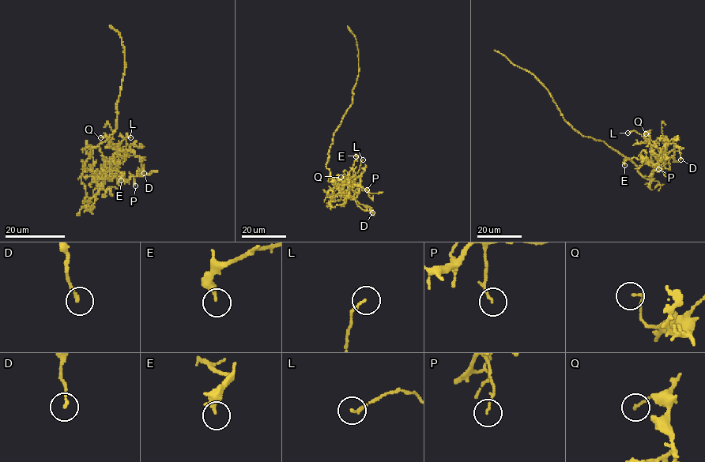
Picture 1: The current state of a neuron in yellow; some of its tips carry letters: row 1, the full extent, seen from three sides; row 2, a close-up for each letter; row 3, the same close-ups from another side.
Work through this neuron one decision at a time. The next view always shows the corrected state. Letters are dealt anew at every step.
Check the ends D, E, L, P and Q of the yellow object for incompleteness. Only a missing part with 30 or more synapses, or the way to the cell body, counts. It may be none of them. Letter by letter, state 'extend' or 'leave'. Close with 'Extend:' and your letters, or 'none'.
D: leave
E: leave
L: leave
P: leave
Q: leave
Extend: none

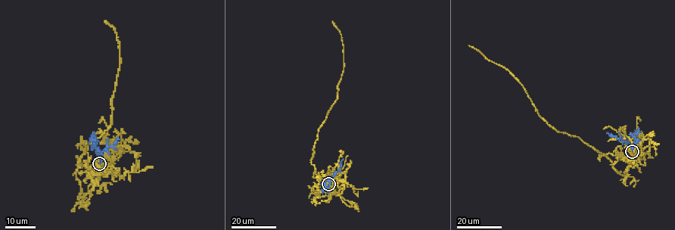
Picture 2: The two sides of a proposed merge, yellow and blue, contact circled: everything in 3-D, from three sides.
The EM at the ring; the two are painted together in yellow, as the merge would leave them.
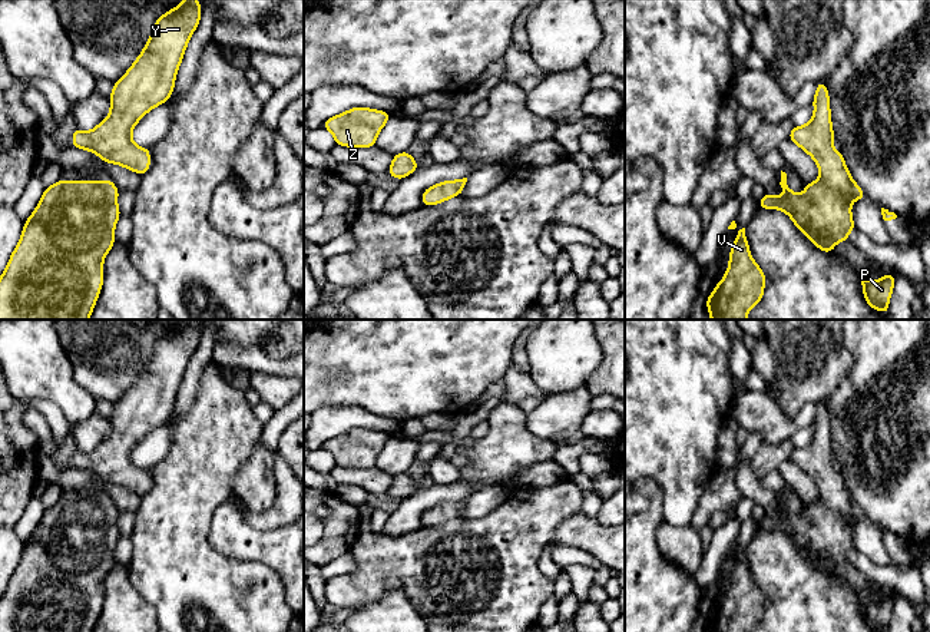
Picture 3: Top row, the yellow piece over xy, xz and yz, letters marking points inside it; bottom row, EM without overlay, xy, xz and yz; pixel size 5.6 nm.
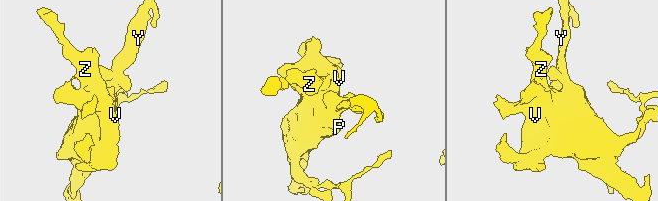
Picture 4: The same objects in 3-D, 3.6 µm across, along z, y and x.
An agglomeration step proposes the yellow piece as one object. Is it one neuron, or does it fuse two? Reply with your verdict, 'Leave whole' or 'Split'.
Leave whole

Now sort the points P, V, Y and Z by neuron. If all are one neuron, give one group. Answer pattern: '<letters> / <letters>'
P V Y Z

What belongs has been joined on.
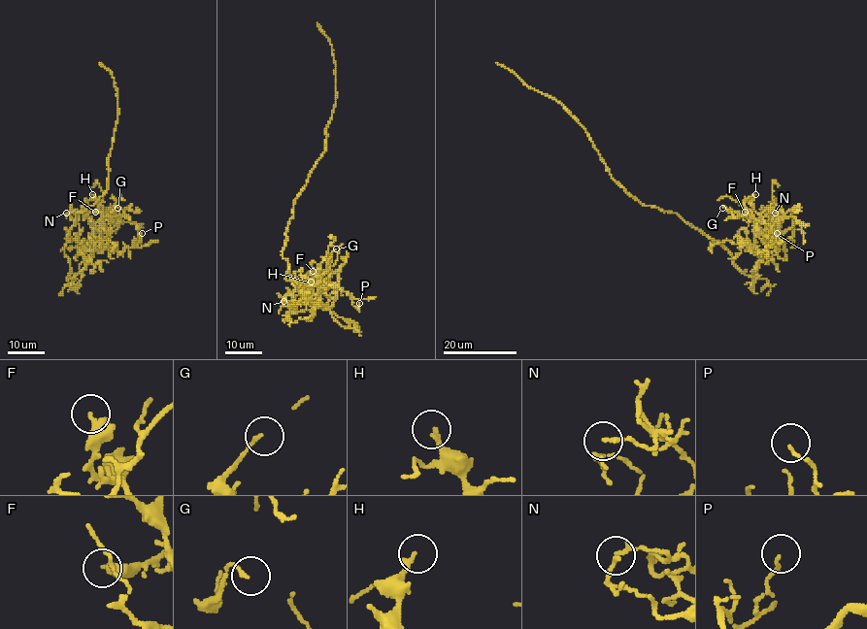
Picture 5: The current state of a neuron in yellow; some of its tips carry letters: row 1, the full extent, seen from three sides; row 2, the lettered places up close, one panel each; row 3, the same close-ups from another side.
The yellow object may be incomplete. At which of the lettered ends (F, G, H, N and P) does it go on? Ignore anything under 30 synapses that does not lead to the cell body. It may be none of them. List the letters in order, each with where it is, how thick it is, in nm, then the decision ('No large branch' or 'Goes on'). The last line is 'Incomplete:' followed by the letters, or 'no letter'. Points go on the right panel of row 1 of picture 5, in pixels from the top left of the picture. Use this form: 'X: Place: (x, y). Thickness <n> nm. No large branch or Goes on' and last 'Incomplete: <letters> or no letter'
F: Place: (745, 212). Thickness 280 nm. No large branch
G: Place: (722, 208). Thickness 110 nm. No large branch
H: Place: (755, 194). Thickness 180 nm. No large branch
N: Place: (775, 213). Thickness 80 nm. No large branch
P: Place: (777, 233). Thickness 100 nm. No large branch
Incomplete: no letter

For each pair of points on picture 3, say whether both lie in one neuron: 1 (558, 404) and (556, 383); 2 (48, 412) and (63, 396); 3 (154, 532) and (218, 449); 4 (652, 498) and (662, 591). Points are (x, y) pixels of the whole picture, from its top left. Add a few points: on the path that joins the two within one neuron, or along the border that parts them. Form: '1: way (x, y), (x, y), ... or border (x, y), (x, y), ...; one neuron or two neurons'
1: border (583, 384), (546, 396); two neurons
2: border (26, 400), (50, 400), (72, 424); two neurons
3: way (174, 512), (198, 469); one neuron
4: way (644, 520), (644, 568); one neuron

